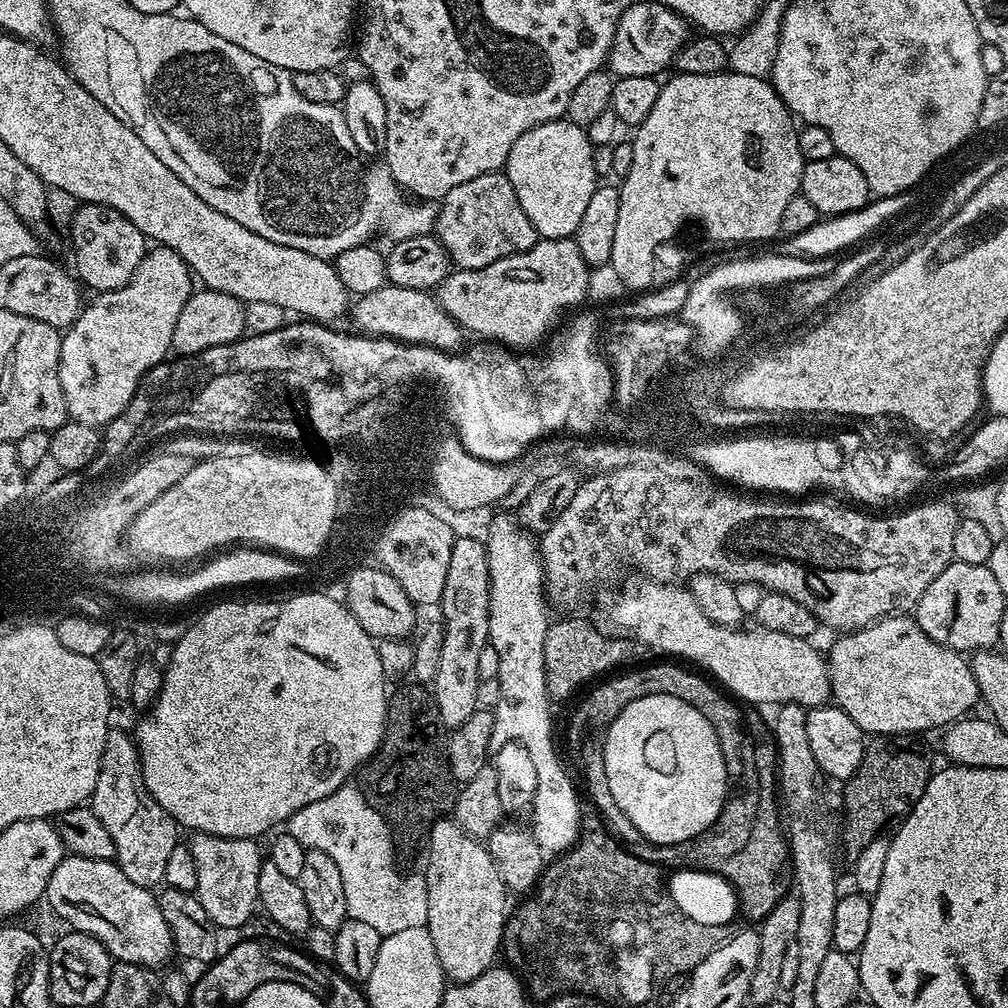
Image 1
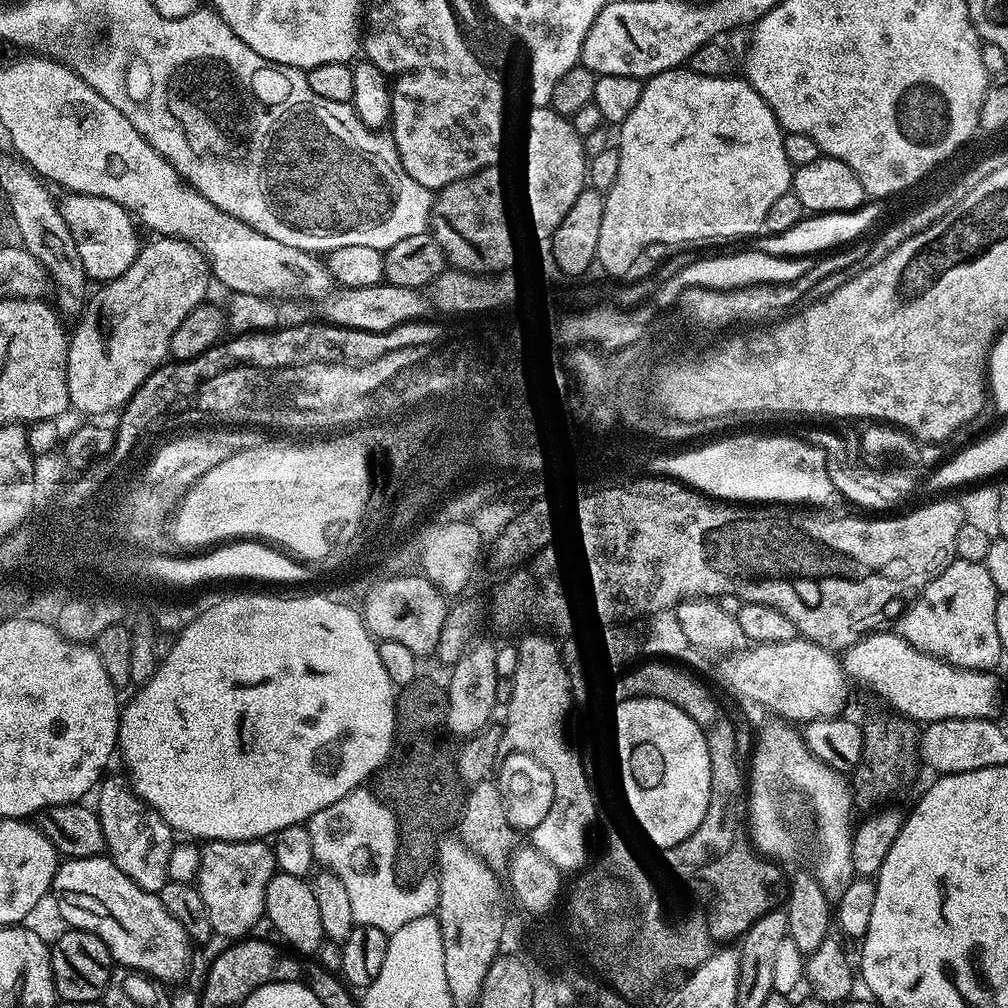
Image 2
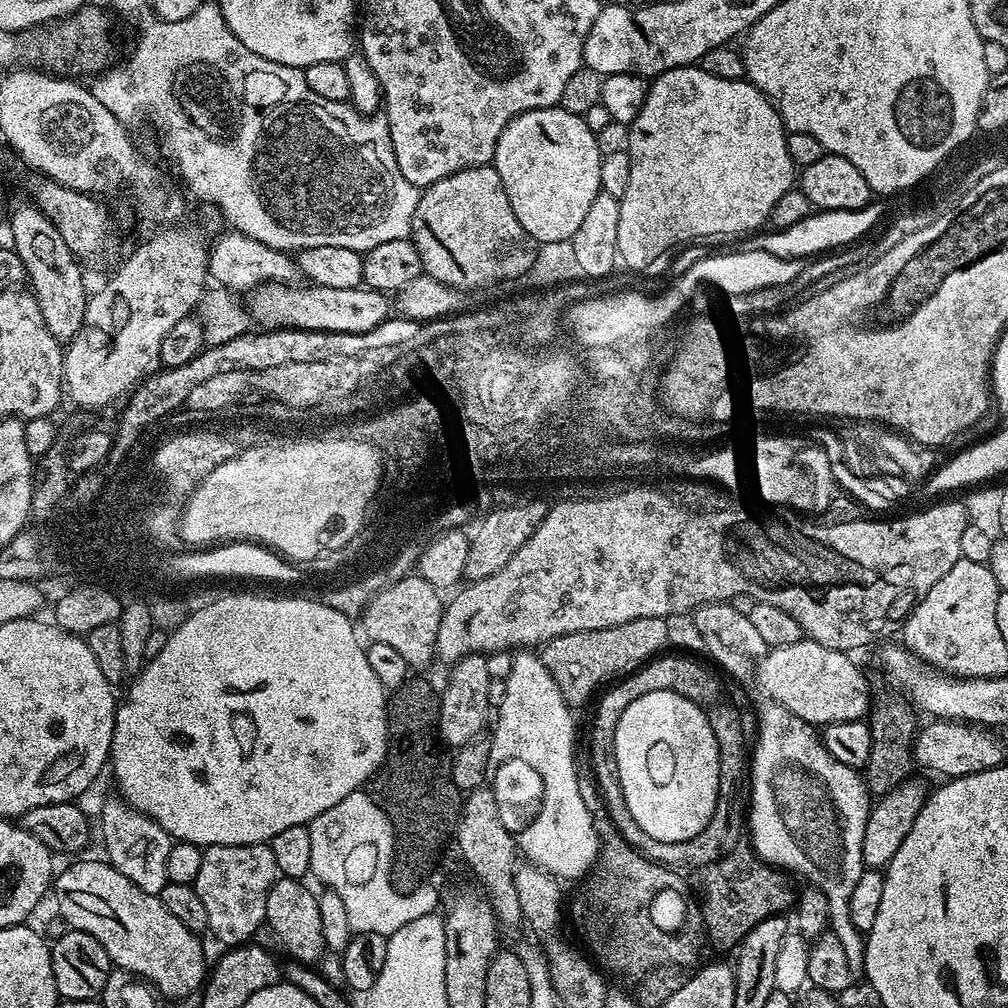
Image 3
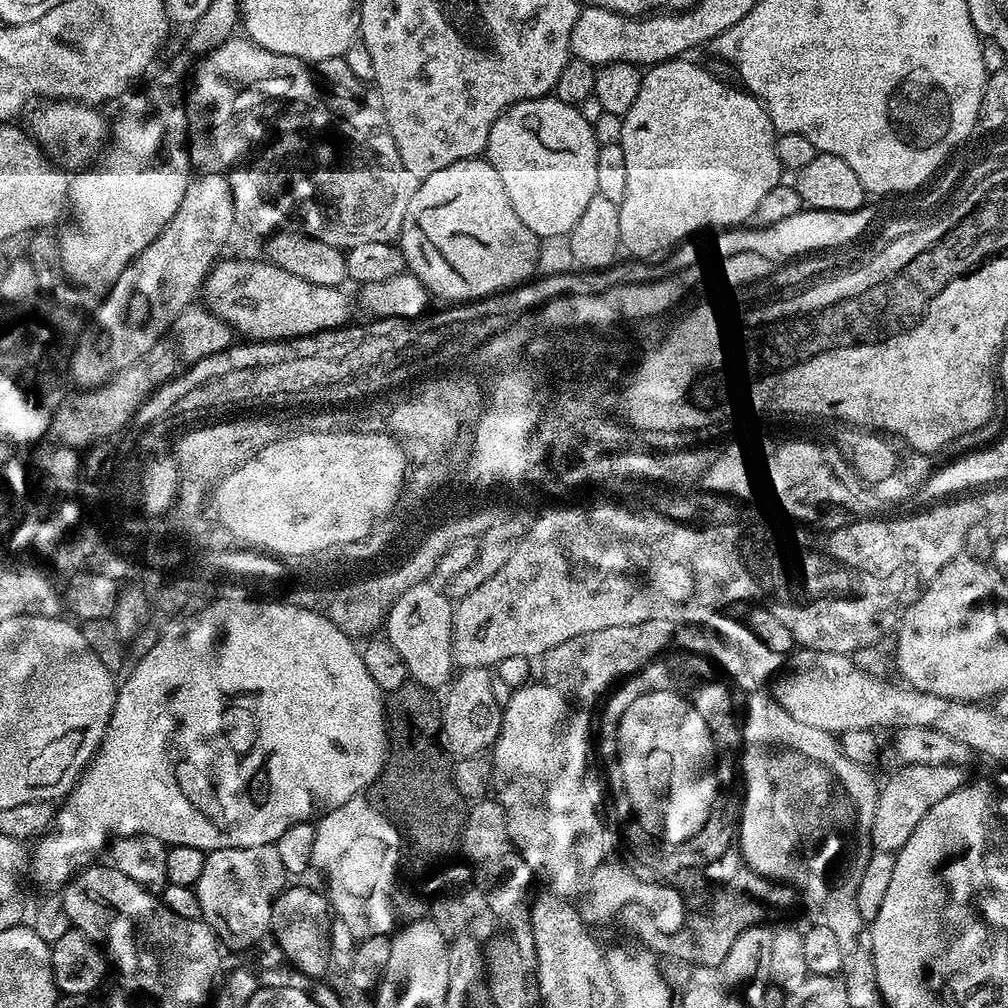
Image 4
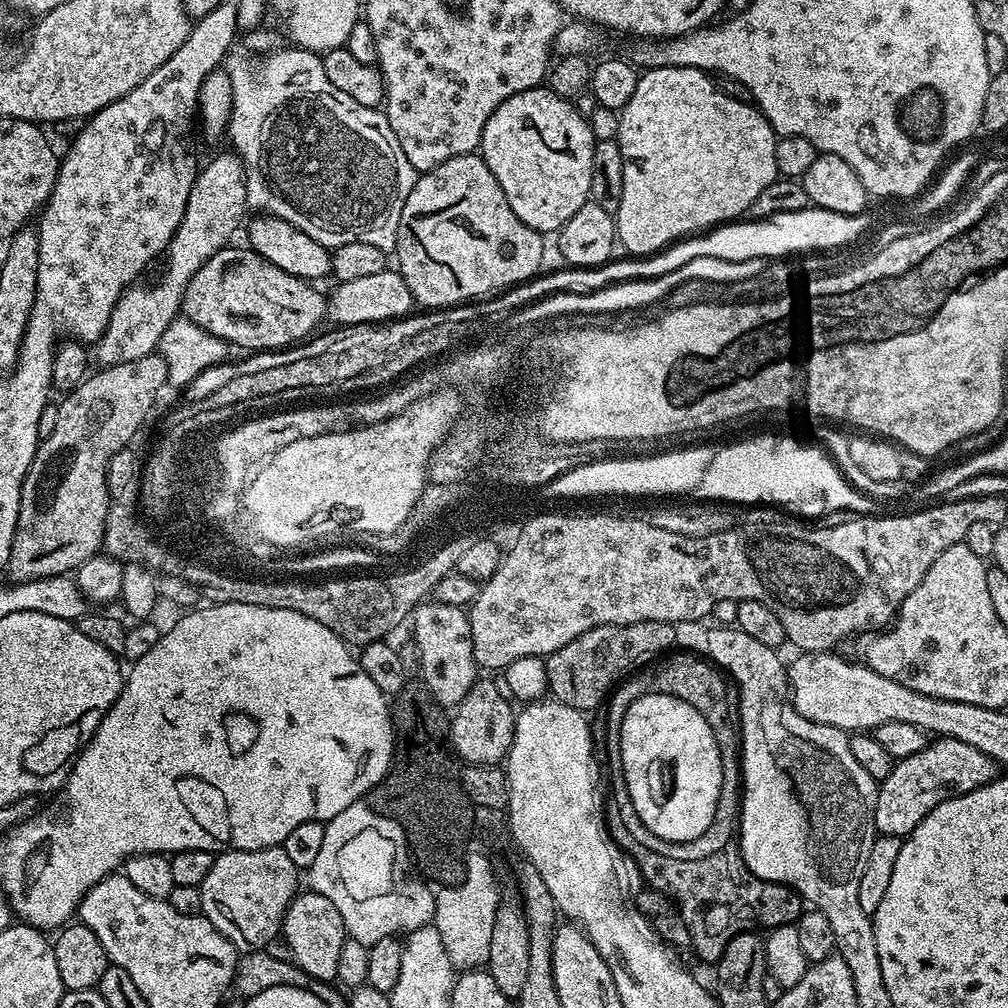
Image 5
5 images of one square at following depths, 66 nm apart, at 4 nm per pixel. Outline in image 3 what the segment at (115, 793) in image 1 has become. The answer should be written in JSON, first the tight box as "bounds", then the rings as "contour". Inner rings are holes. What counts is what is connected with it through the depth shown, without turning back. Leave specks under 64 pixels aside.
{"bounds":[100,799,173,896],"contour":[[[123,799],[108,800],[100,812],[100,820],[104,823],[104,852],[107,863],[111,864],[118,874],[130,878],[138,890],[151,896],[159,896],[160,891],[169,884],[166,874],[166,858],[170,855],[173,839],[156,820],[152,820],[145,812],[129,808]]]}

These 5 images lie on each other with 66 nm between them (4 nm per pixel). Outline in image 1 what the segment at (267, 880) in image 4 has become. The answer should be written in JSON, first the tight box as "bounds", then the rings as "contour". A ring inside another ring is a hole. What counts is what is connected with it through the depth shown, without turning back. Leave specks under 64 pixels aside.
{"bounds":[191,832,262,930],"contour":[[[197,832],[191,837],[194,867],[198,869],[198,886],[194,895],[202,902],[202,910],[210,914],[217,929],[238,930],[258,908],[258,874],[262,857],[255,839],[239,840]]]}

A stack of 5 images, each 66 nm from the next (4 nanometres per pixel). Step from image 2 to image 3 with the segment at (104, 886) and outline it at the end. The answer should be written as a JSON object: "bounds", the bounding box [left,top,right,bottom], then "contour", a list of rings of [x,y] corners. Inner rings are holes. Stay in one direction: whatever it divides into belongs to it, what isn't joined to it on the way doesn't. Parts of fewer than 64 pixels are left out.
{"bounds":[54,860,206,996],"contour":[[[80,860],[55,877],[54,896],[56,892],[60,916],[68,923],[65,925],[98,938],[115,967],[147,980],[161,996],[188,996],[196,987],[197,991],[206,980],[201,937],[186,930],[159,896],[138,890],[130,878],[100,860]]]}

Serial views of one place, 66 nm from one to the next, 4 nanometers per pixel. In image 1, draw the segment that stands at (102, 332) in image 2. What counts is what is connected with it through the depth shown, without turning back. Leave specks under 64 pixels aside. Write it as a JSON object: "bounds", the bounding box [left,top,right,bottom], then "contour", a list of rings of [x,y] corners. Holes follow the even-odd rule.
{"bounds":[58,246,194,425],"contour":[[[163,246],[153,249],[153,252],[152,249],[145,251],[138,270],[134,270],[134,278],[126,286],[99,293],[93,304],[92,301],[85,303],[80,317],[61,335],[58,378],[73,421],[108,425],[124,412],[144,376],[169,355],[178,314],[182,314],[182,306],[186,306],[194,291],[194,273],[174,249]]]}

